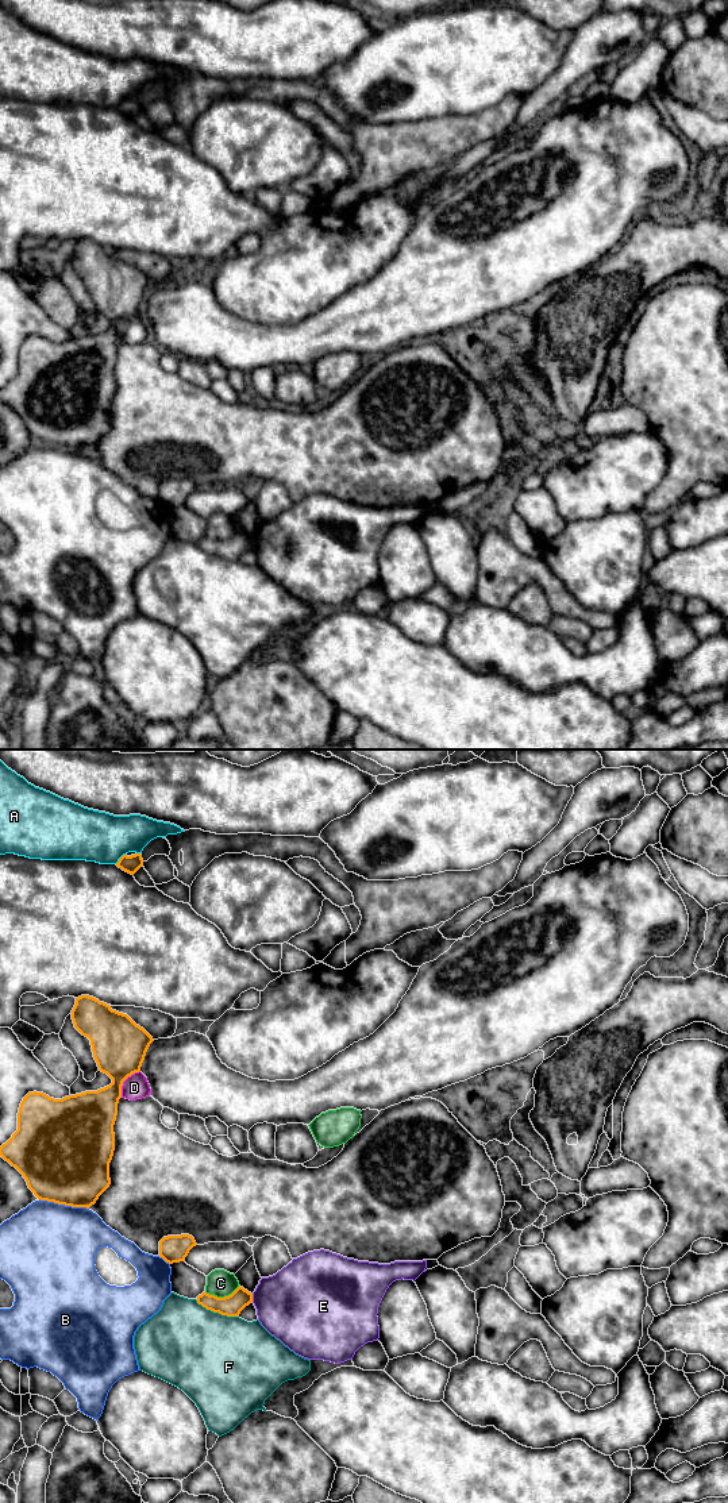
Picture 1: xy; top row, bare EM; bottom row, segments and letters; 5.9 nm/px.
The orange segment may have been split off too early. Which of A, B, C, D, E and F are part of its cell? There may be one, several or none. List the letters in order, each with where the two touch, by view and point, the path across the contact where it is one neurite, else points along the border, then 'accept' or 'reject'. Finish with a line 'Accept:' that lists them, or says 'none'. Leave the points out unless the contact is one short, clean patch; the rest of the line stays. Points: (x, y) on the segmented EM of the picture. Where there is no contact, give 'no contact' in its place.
A: xy (119, 859) | reject
B: xy (64, 1203) | reject
C: xy (222, 1298) | reject
D: xy (123, 1080) | reject
E: xy (251, 1298) | along xy (251, 1294), (253, 1302) | reject
F: xy (216, 1311) | reject
Accept: none

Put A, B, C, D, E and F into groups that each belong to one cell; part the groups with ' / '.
A / B / C / D / E / F

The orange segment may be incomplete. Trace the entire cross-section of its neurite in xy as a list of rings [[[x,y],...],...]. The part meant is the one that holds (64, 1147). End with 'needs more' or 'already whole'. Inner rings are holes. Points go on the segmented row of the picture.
[[[81,995],[72,1010],[74,1028],[90,1040],[93,1057],[112,1083],[97,1091],[85,1091],[54,1099],[43,1092],[28,1092],[19,1107],[18,1130],[0,1146],[0,1156],[26,1179],[41,1201],[89,1209],[109,1187],[109,1163],[115,1151],[113,1125],[123,1082],[140,1071],[153,1037],[127,1014],[112,1010],[99,999]]] | already whole

